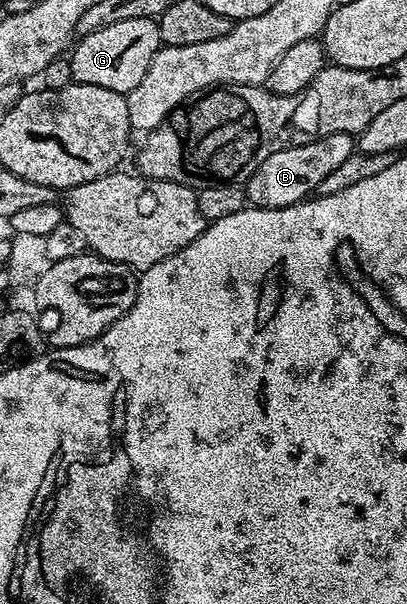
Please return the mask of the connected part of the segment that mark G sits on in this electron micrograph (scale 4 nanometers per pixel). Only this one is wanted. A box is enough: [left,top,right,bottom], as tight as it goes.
[68,19,161,96]

